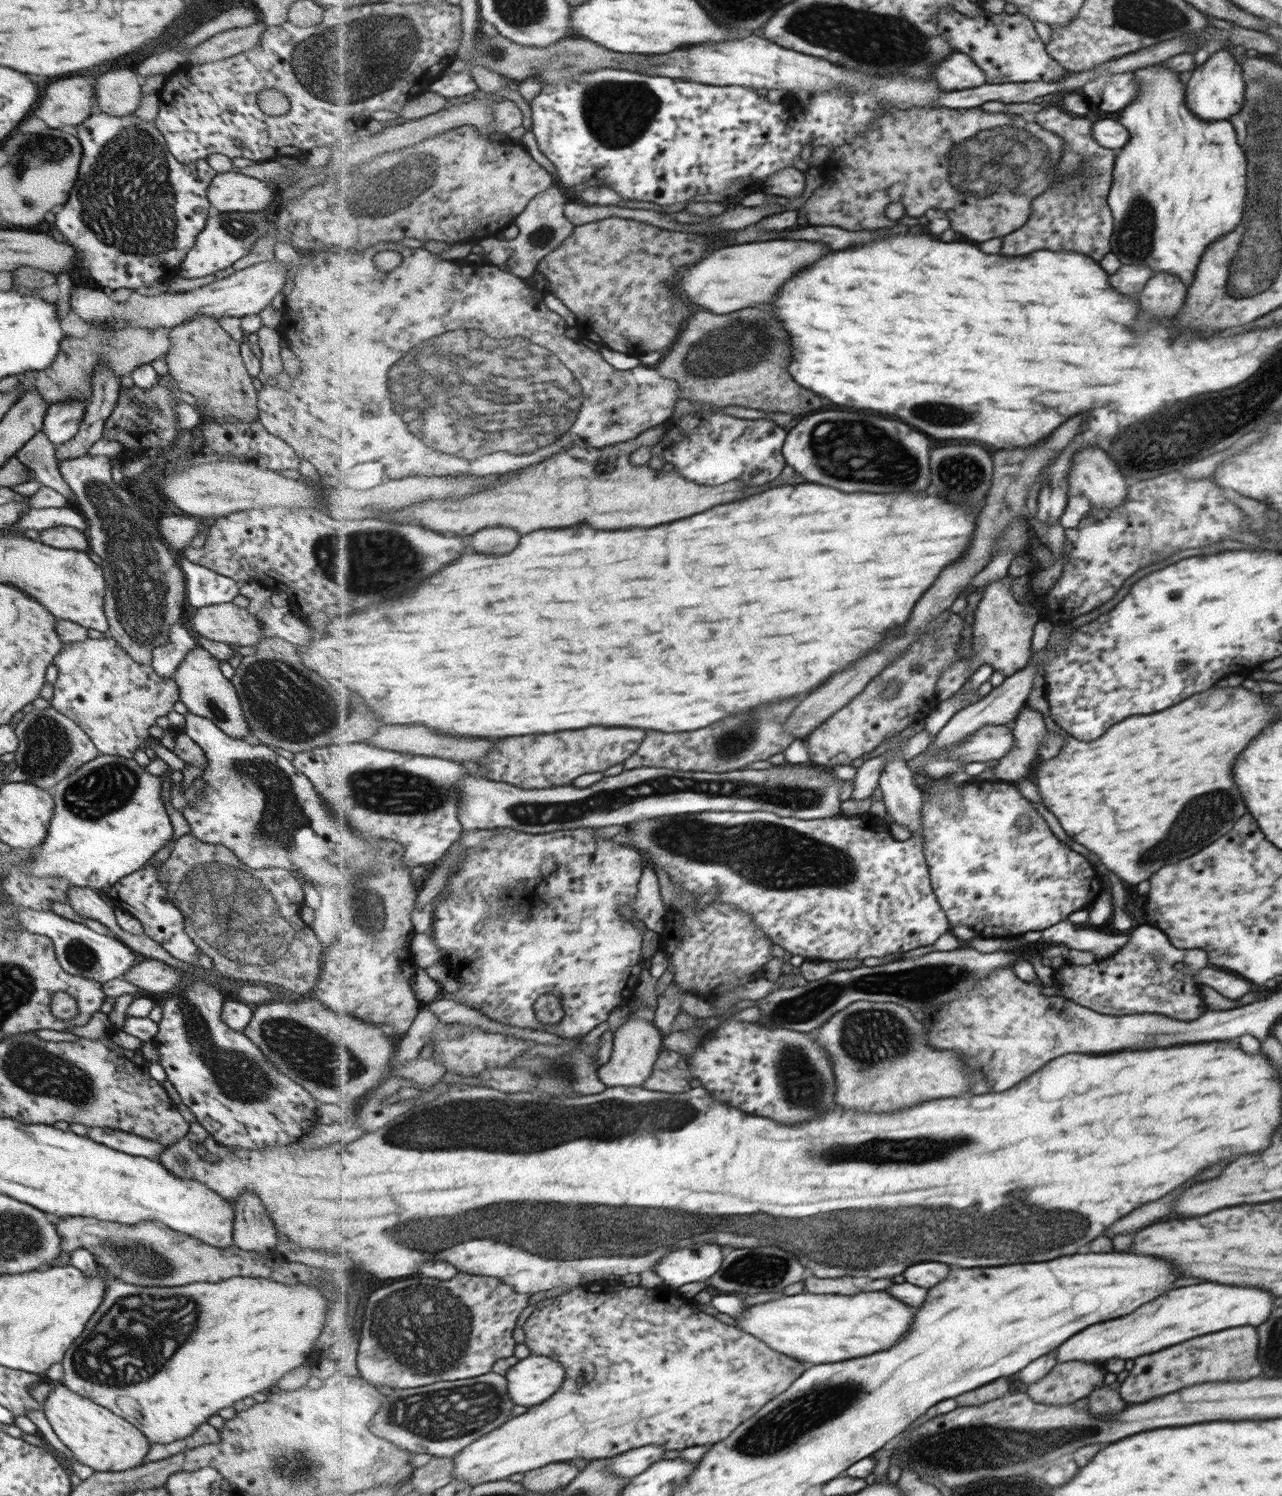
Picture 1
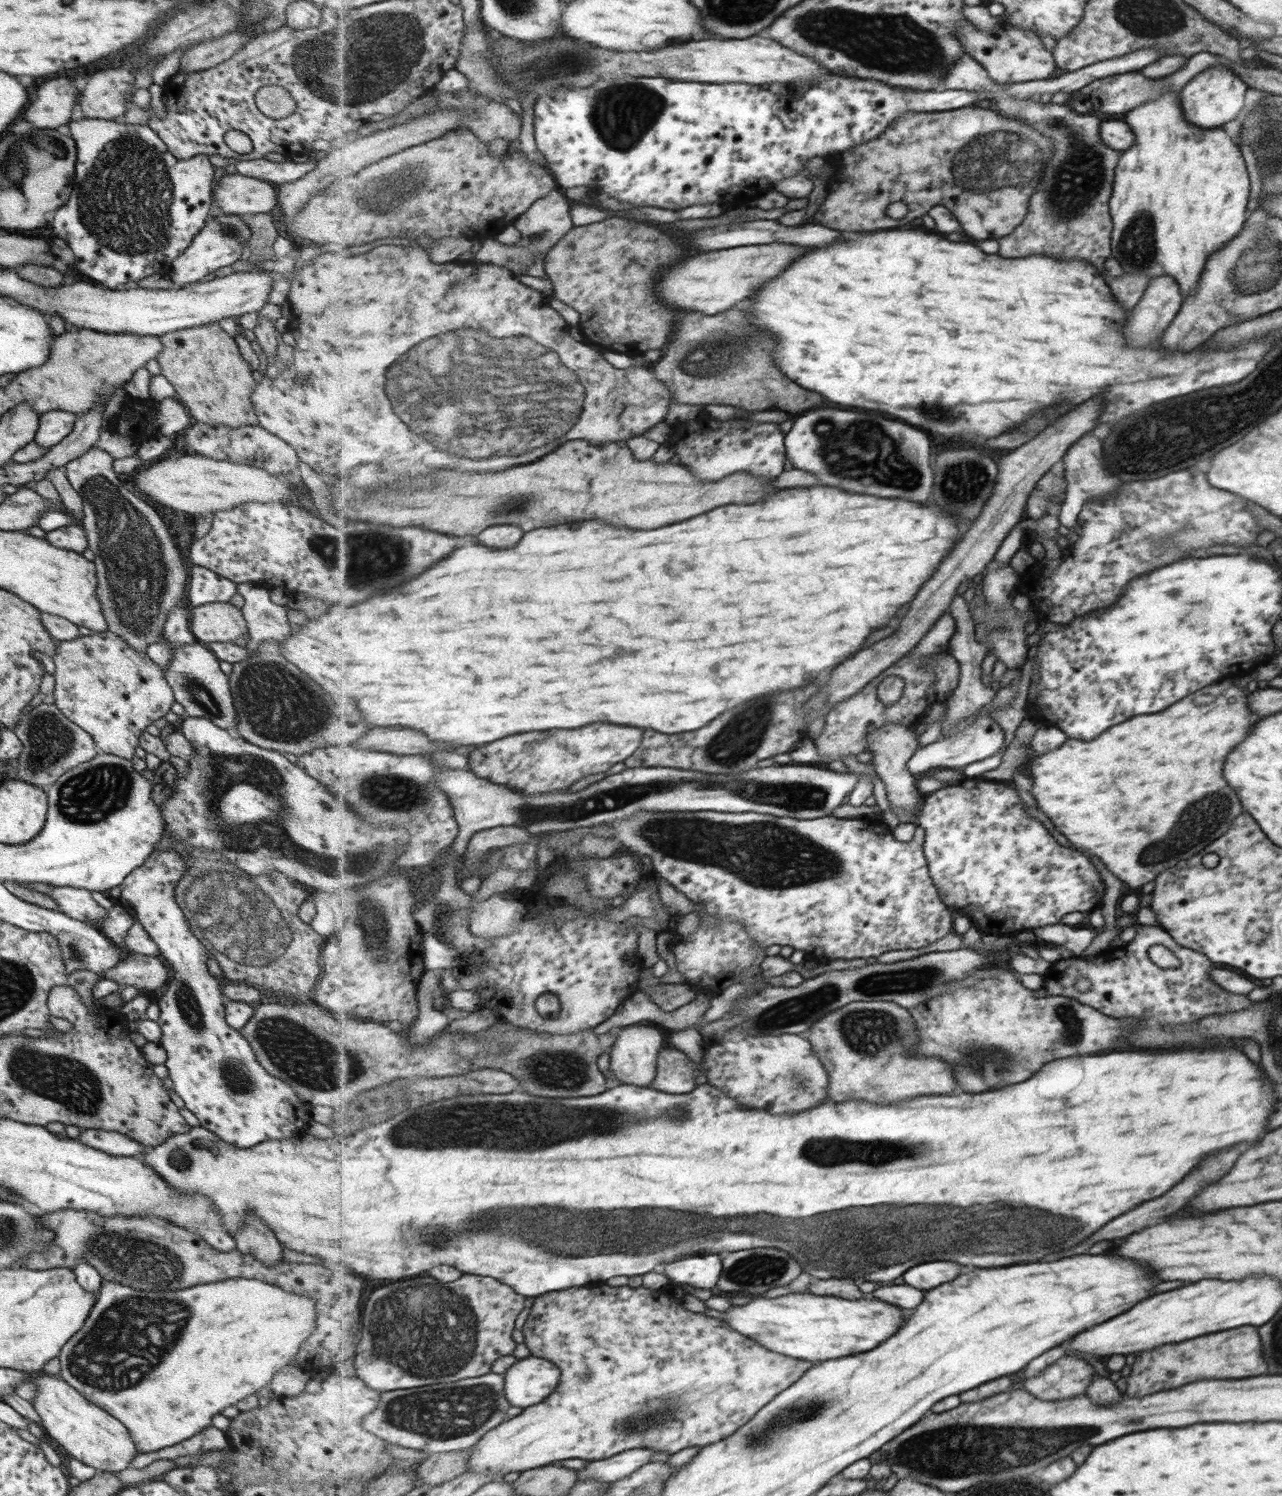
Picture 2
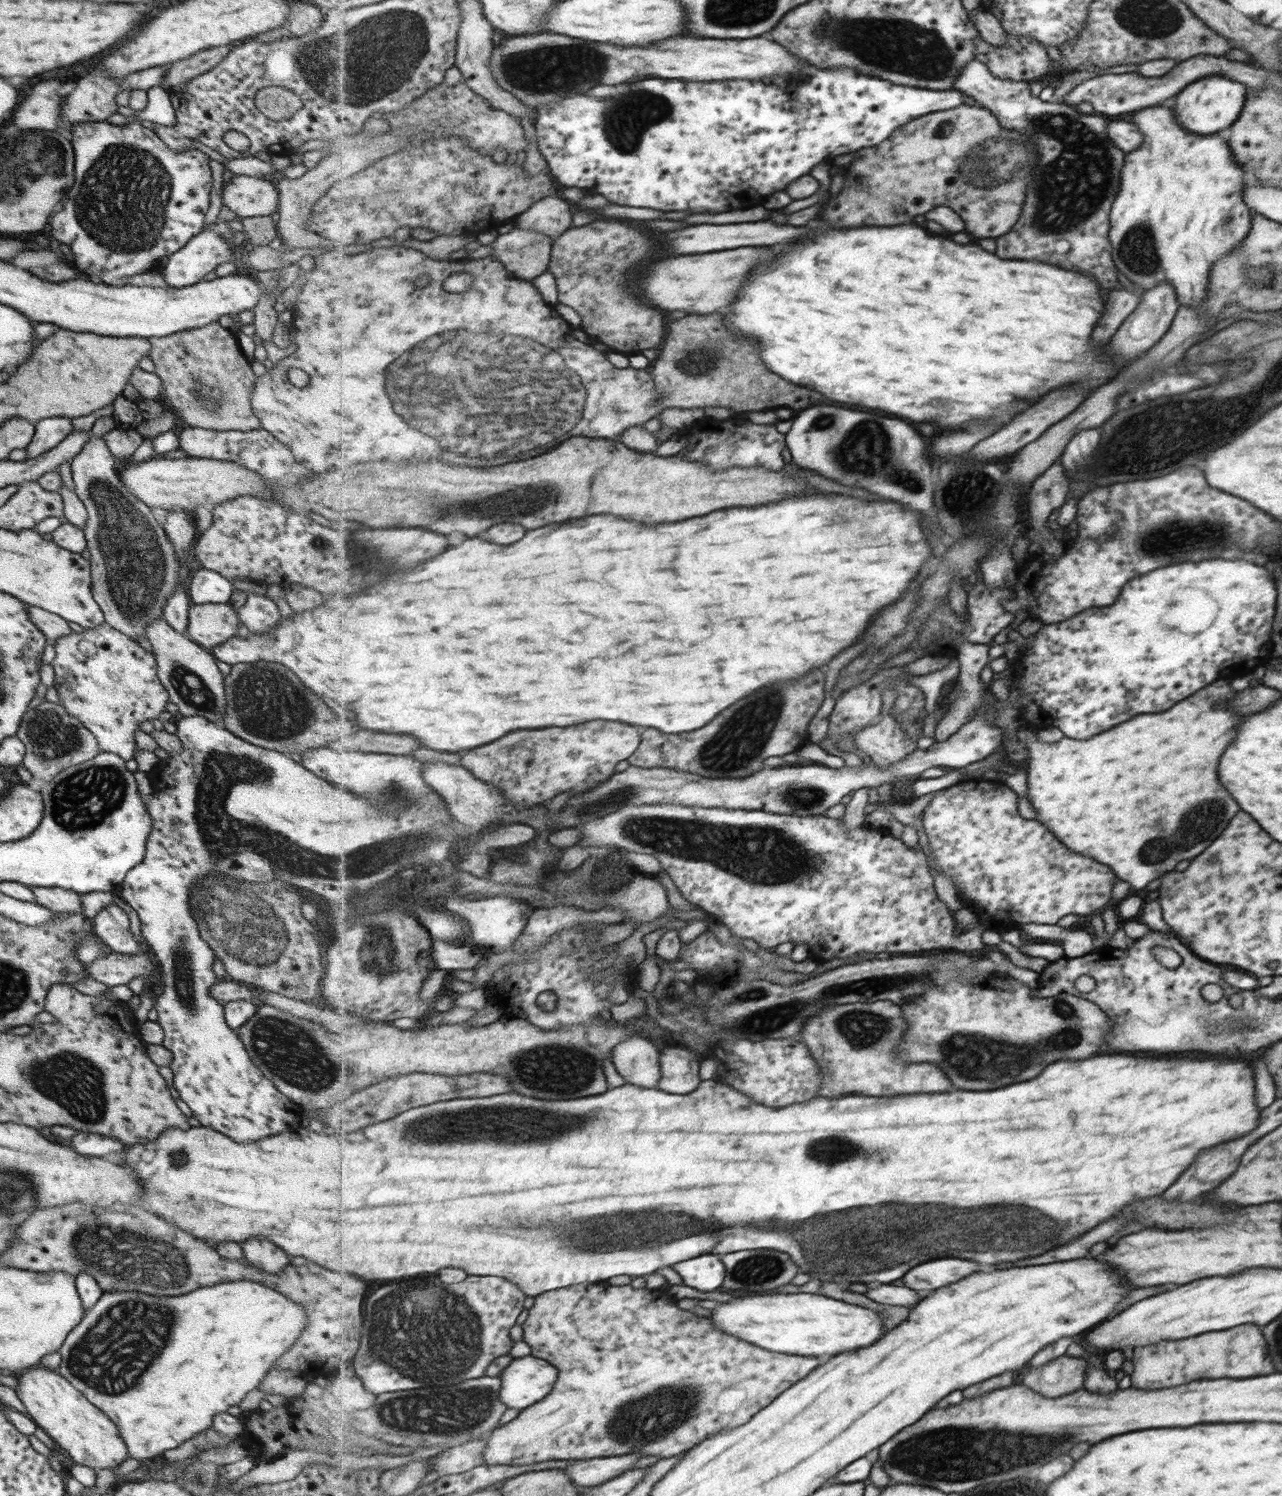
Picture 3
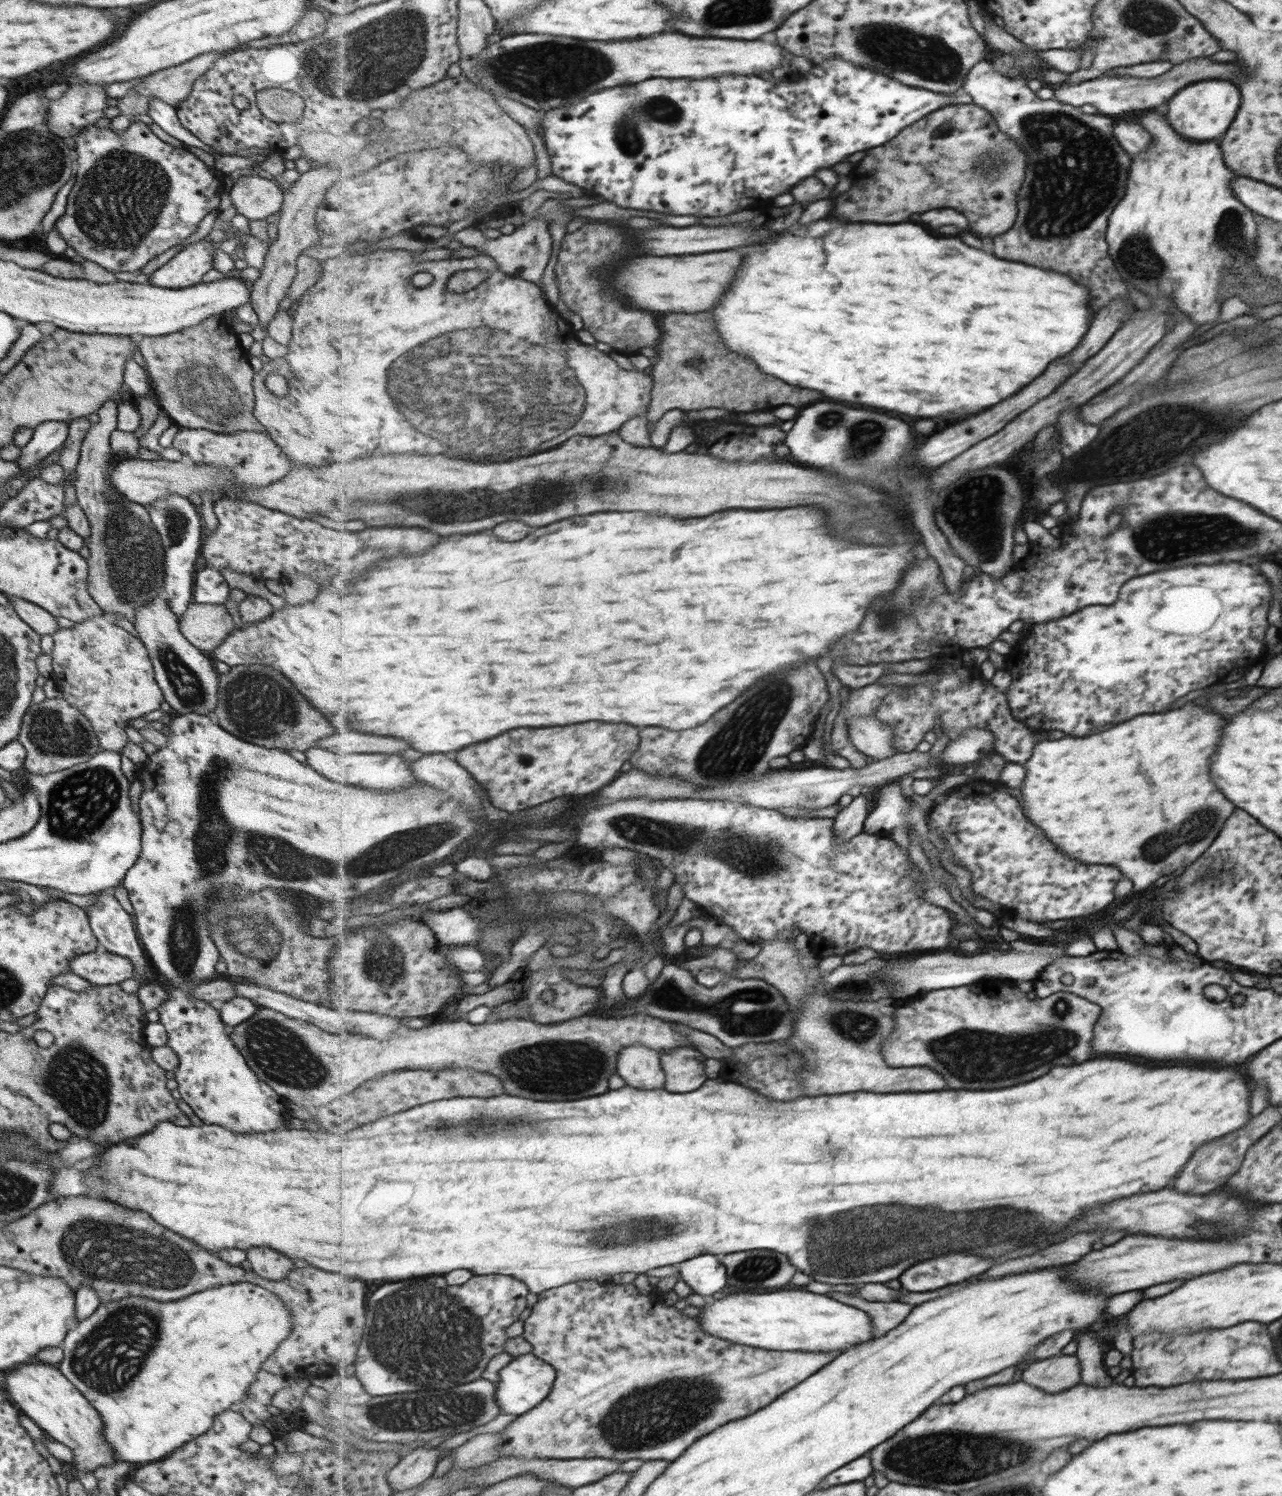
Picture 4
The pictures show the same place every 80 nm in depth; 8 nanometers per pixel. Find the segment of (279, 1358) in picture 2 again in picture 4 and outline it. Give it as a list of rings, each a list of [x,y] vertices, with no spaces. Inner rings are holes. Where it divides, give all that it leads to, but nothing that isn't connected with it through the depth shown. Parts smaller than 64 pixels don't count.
[[[249,1282],[207,1288],[176,1302],[129,1296],[100,1303],[86,1320],[73,1324],[61,1345],[63,1360],[56,1367],[92,1406],[96,1406],[105,1424],[103,1435],[115,1450],[114,1458],[132,1464],[150,1463],[170,1456],[186,1442],[204,1434],[213,1425],[216,1415],[246,1396],[262,1362],[292,1333],[290,1318],[293,1318],[290,1309],[282,1304],[277,1294]],[[114,1344],[120,1344],[120,1350],[110,1350]],[[124,1350],[128,1350],[128,1360],[116,1360]],[[108,1356],[110,1368],[104,1368]],[[98,1376],[106,1380],[104,1386],[102,1382],[90,1384],[94,1378],[98,1380]],[[108,1386],[112,1388],[110,1392],[106,1390]]]

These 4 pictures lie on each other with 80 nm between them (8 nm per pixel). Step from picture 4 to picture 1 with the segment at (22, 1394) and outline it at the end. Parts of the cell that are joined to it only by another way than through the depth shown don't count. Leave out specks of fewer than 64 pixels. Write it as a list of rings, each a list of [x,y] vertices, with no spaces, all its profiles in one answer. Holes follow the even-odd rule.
[[[51,1382],[52,1391],[42,1406],[56,1436],[72,1452],[76,1462],[98,1472],[136,1468],[151,1451],[151,1442],[136,1426],[102,1405],[70,1391],[61,1382]]]

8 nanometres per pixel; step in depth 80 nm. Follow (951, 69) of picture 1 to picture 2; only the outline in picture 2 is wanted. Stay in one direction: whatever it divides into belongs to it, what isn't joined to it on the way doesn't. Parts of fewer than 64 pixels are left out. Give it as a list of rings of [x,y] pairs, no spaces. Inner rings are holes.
[[[966,53],[949,74],[944,88],[954,90],[988,91],[993,94],[992,108],[1004,116],[1012,116],[1040,130],[1044,136],[1054,142],[1054,158],[1046,164],[1042,184],[1034,192],[1030,202],[1030,216],[1026,224],[1004,236],[1002,256],[1032,256],[1032,254],[1054,254],[1056,258],[1078,258],[1094,264],[1104,276],[1106,282],[1112,279],[1104,268],[1104,262],[1112,255],[1112,210],[1108,210],[1108,200],[1112,198],[1114,168],[1118,164],[1120,152],[1110,150],[1098,134],[1100,120],[1094,115],[1086,116],[1072,112],[1068,106],[1058,104],[1040,104],[1032,100],[1012,98],[1007,92],[1007,84],[996,82],[988,69],[972,55]],[[1048,238],[1048,240],[1036,240]],[[1070,254],[1070,256],[1068,256]]]

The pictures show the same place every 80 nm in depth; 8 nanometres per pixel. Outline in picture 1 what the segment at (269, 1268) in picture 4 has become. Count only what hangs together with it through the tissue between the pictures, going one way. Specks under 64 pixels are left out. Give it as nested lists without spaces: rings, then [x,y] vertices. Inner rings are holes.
[[[244,1192],[236,1202],[233,1244],[245,1251],[268,1253],[276,1248],[278,1238],[274,1222],[266,1216],[262,1200],[254,1192]]]

